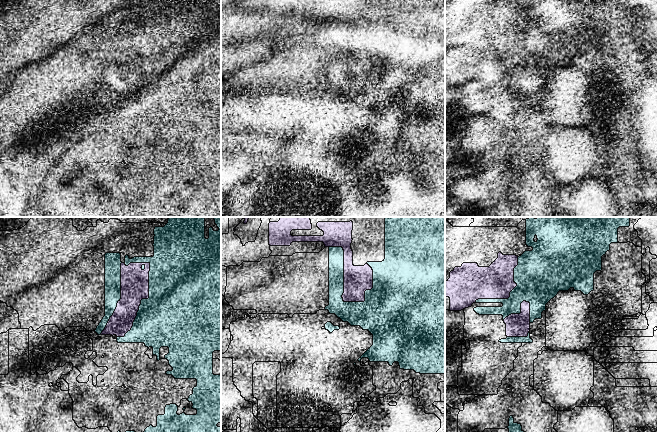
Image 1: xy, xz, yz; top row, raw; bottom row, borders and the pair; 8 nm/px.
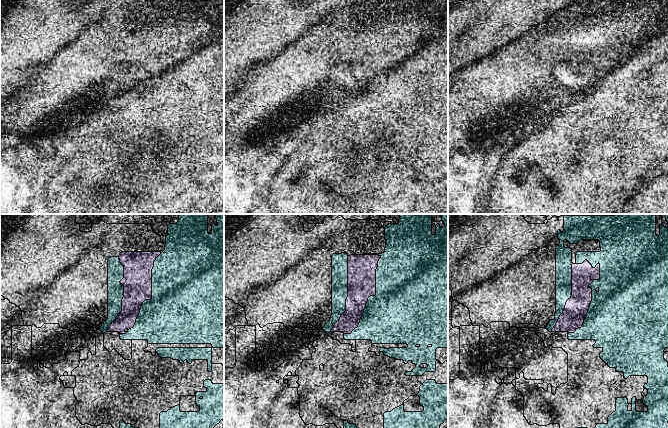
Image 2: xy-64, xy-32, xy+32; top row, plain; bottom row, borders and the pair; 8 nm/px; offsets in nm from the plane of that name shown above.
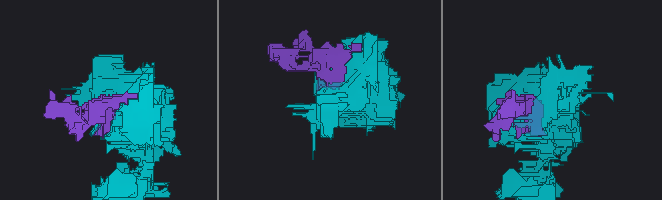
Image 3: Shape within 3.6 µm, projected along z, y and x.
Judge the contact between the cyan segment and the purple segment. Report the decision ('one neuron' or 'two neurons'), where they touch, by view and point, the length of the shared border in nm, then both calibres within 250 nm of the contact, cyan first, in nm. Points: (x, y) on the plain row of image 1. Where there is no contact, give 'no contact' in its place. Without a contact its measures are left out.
one neuron | xz (343, 54) | 550 nm | 140/220 nm

